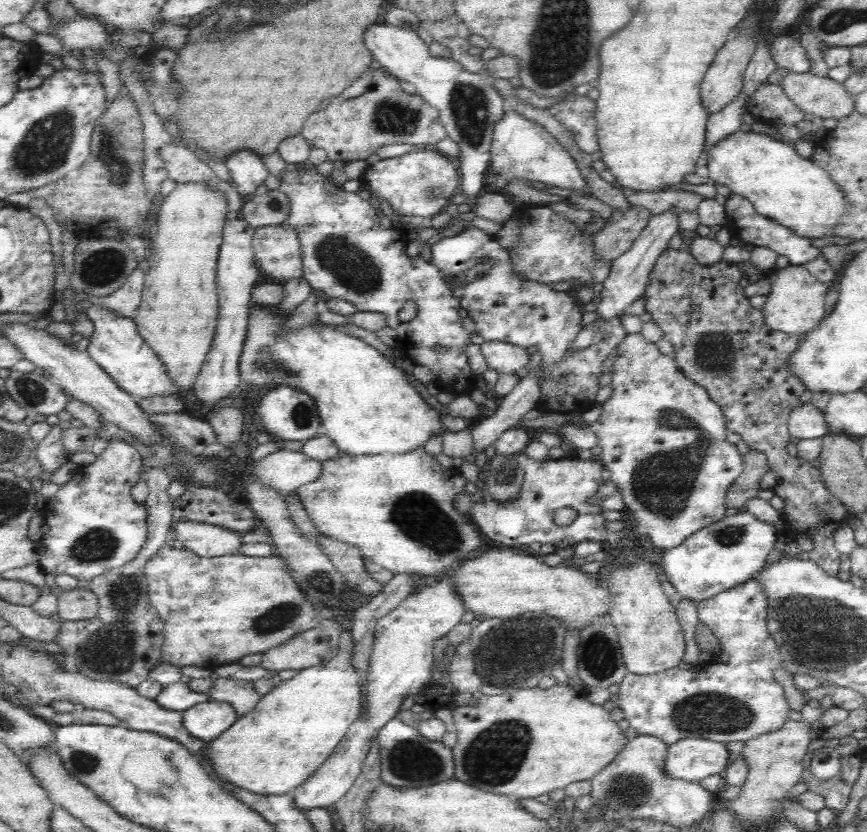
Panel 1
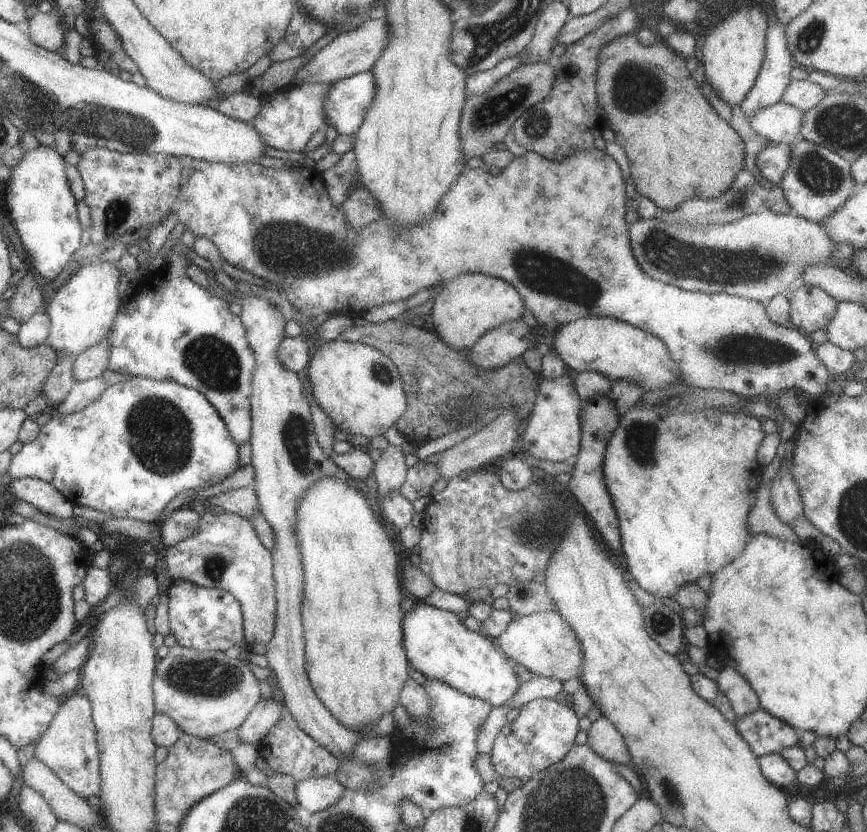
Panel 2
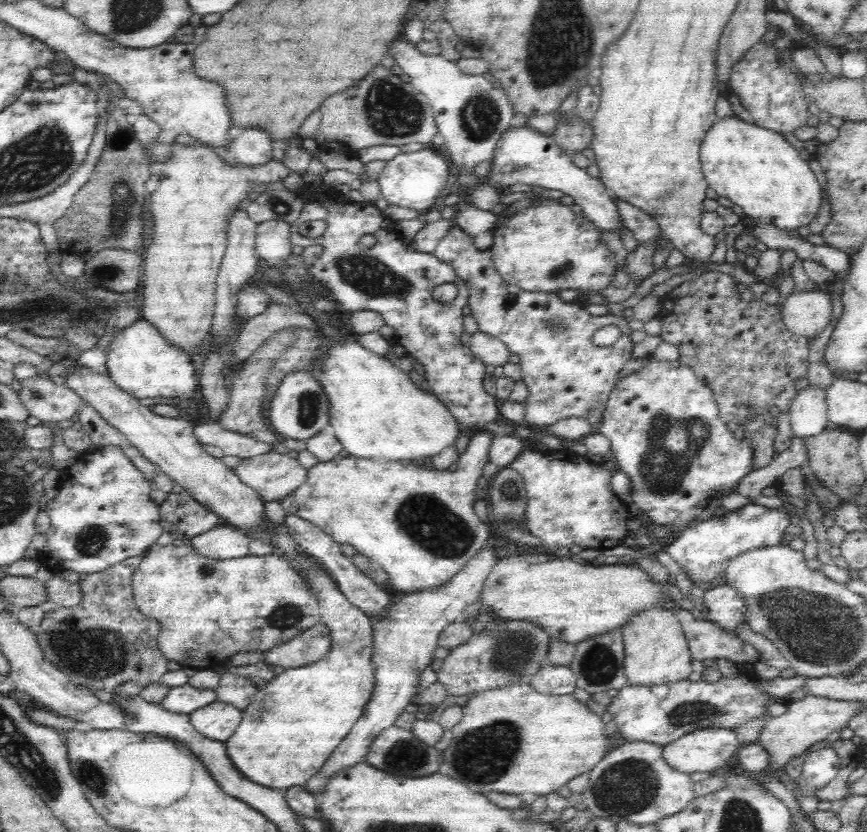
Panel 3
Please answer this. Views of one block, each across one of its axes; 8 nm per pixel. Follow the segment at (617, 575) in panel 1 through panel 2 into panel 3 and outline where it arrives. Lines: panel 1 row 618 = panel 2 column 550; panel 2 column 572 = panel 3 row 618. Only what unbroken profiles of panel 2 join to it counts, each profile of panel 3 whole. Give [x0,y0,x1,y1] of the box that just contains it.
[622,607,692,687]

